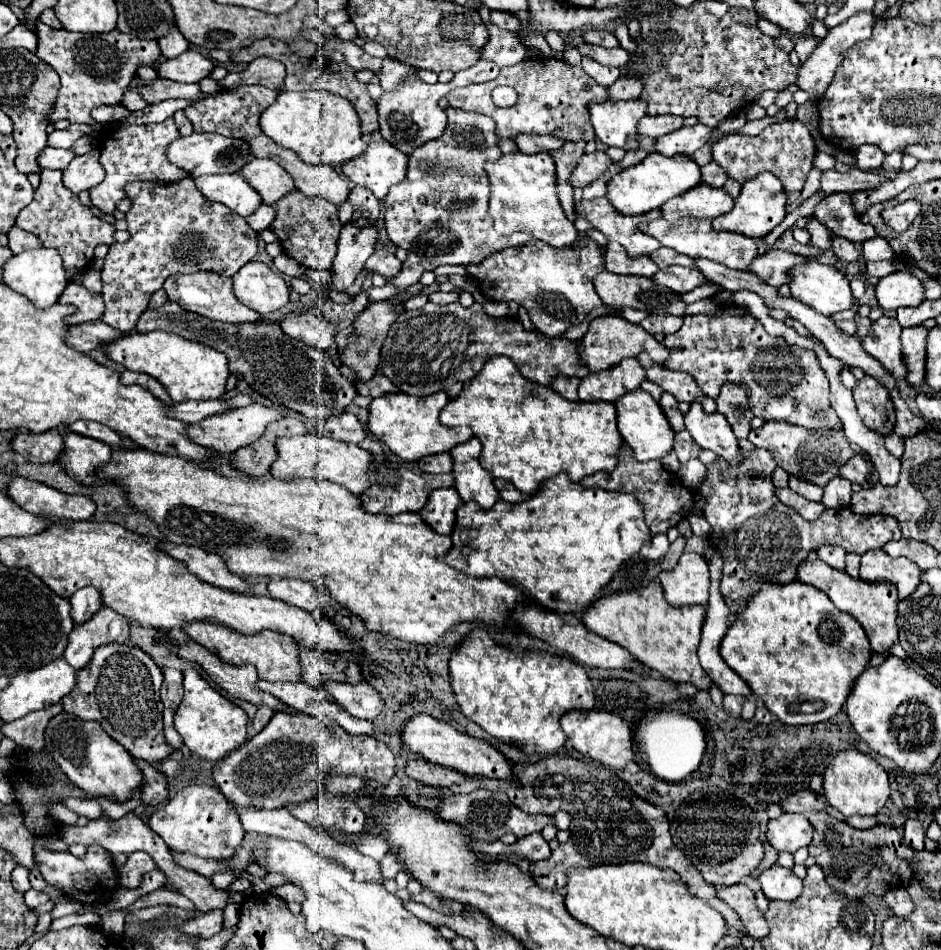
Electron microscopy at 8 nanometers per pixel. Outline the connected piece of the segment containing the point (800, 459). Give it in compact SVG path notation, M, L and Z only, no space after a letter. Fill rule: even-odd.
M764 422L758 430L750 430L748 440L756 448L768 450L776 464L788 474L816 486L826 486L834 476L838 476L838 466L852 456L852 448L848 440L844 440L842 432L810 432L806 428L796 428L788 422Z

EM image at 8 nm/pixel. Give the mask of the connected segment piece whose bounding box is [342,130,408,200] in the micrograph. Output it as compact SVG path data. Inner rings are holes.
M378 130L364 136L364 142L368 144L368 150L356 160L348 160L342 166L342 172L352 184L366 186L378 200L382 200L390 186L404 180L408 156L392 148Z

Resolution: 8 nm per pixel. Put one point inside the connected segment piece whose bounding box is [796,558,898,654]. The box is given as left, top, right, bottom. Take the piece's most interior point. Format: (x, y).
(874, 604)

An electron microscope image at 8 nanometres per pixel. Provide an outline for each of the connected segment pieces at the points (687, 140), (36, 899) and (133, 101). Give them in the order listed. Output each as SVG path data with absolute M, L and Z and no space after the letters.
M704 124L684 126L668 136L654 140L654 152L662 156L692 156L700 146L708 142L710 134L712 130L704 128Z
M32 888L24 893L24 901L26 905L32 909L35 909L42 903L47 902L49 899L50 898L46 893L43 892L43 896L42 896L40 895L40 892Z
M126 92L124 94L124 100L122 100L122 104L130 110L130 112L136 112L136 110L142 110L146 104L144 104L144 100L142 100L142 96L138 94L138 92Z

